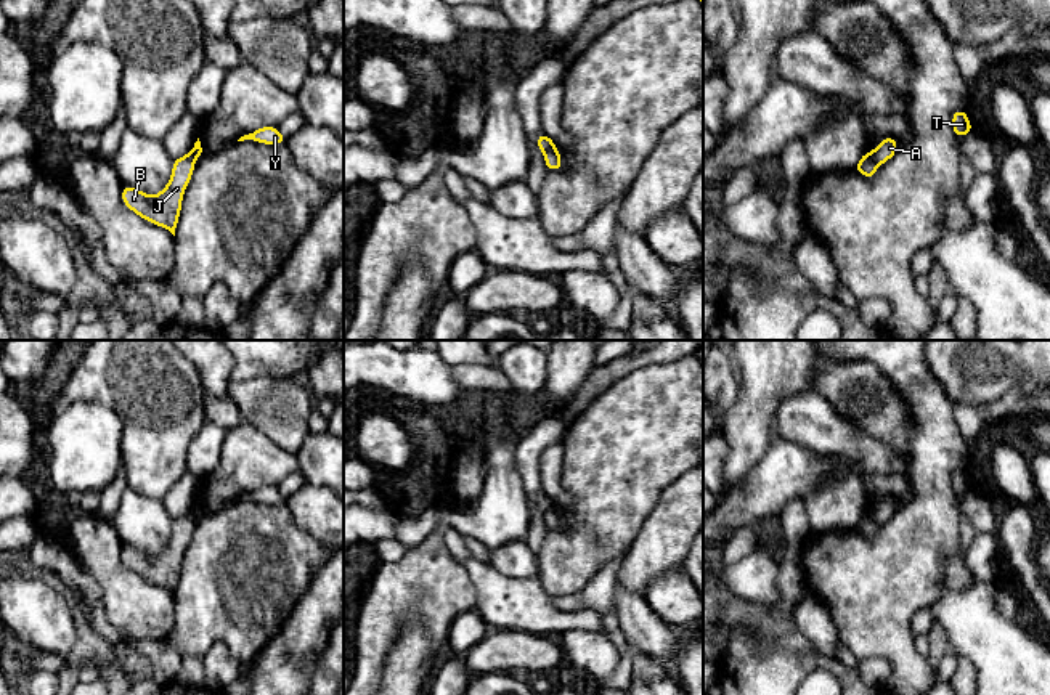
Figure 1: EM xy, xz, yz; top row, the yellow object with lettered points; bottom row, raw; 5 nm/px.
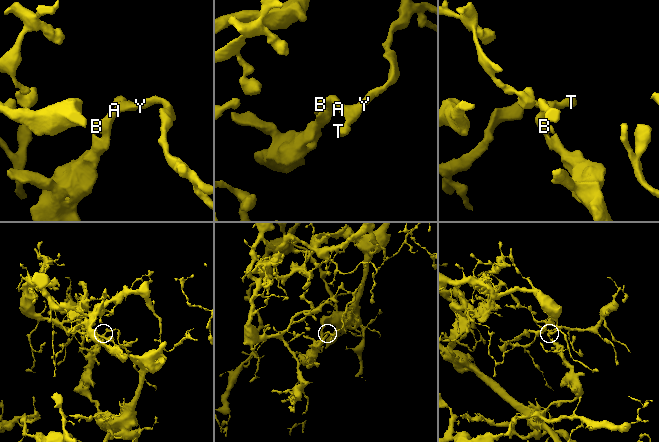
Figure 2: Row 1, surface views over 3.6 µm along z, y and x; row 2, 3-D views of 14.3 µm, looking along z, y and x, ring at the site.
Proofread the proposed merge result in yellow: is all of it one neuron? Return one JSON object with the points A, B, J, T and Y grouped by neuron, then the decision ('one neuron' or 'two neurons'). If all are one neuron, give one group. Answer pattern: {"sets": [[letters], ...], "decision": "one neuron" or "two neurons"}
{"sets": [["A", "T", "Y"], ["B", "J"]], "decision": "two neurons"}

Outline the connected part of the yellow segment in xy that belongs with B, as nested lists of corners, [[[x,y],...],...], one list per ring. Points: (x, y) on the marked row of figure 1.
[[[189,154],[175,159],[170,181],[156,196],[124,186],[120,194],[124,204],[141,218],[165,228],[175,236],[183,194],[191,180],[194,162]]]

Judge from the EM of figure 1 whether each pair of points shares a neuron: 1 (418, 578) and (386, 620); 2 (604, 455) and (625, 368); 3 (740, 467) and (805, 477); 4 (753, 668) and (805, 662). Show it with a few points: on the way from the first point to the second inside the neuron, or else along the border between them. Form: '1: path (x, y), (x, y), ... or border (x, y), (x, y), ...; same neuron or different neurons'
1: path (408, 588), (386, 610); same neuron
2: border (659, 363), (630, 371), (612, 382), (594, 400); different neurons
3: border (774, 437), (756, 466), (724, 493); different neurons
4: path (766, 668), (792, 668); same neuron

